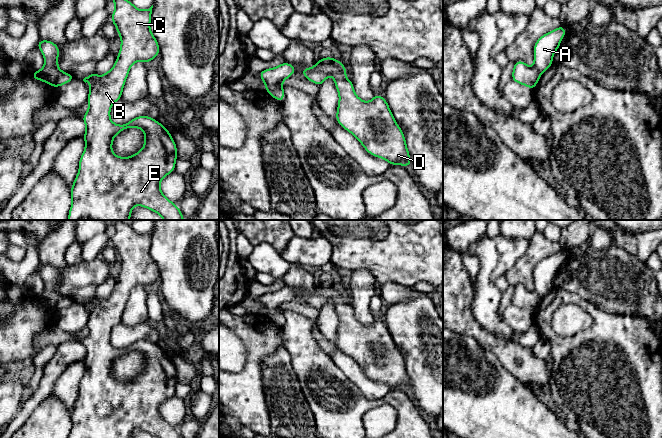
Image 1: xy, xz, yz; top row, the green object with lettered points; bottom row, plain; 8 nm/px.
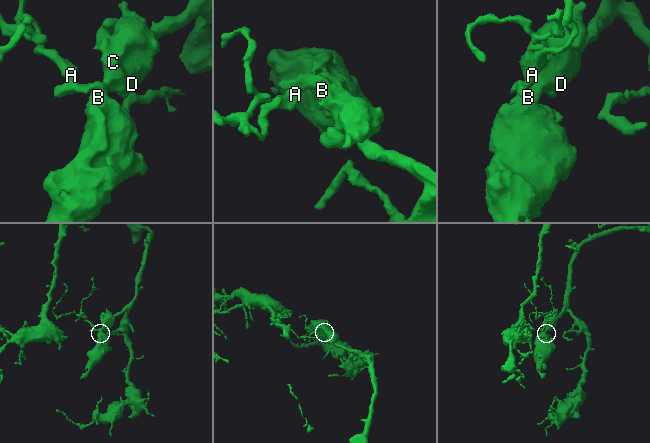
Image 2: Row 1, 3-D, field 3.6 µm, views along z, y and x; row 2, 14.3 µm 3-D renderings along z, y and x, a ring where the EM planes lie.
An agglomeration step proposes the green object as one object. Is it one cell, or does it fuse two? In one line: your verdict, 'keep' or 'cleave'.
cleave

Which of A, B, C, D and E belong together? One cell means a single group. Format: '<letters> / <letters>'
A / B C D E

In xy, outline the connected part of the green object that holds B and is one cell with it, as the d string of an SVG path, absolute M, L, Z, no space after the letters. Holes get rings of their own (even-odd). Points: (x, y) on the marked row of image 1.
M113 0L113 2L115 10L110 20L116 26L117 33L121 38L121 47L111 70L101 77L94 71L83 79L85 83L90 83L87 99L89 107L87 113L82 116L82 120L86 125L86 132L83 136L86 147L80 157L79 171L71 187L72 204L67 220L130 220L130 214L136 205L161 215L163 220L184 220L177 204L168 200L160 189L160 181L175 171L177 146L172 135L161 123L149 116L140 115L122 125L114 124L110 119L111 106L114 102L121 100L123 87L132 64L138 61L148 63L160 54L159 44L150 31L153 5L149 9L140 10L128 0ZM128 128L141 128L144 131L145 142L144 147L139 152L122 158L112 152L112 142L118 133Z

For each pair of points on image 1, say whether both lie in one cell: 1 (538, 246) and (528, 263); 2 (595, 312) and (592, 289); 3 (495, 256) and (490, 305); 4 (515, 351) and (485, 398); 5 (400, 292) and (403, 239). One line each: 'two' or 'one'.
1: one
2: two
3: one
4: two
5: two

